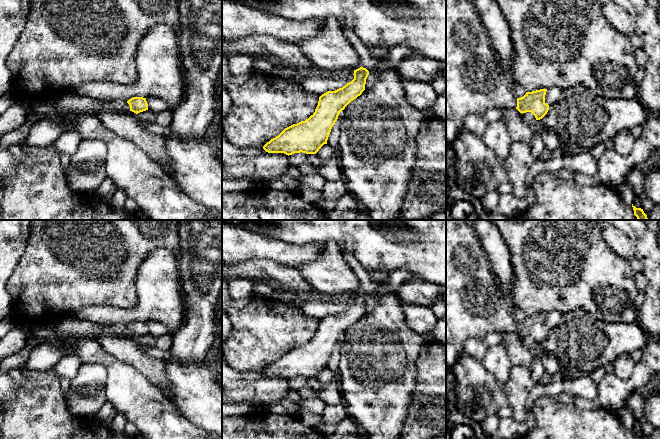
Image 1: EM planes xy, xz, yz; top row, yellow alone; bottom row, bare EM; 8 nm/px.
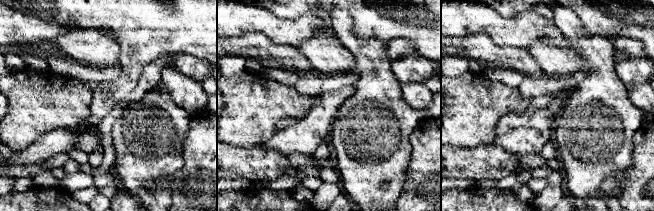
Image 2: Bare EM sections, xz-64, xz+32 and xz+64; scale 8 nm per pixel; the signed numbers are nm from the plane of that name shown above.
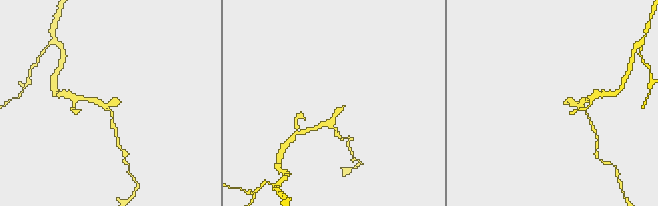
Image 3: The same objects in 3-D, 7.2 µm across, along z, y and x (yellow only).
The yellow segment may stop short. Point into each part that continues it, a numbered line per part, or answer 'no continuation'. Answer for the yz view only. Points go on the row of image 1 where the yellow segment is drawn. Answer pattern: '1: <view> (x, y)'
1: yz (477, 80)

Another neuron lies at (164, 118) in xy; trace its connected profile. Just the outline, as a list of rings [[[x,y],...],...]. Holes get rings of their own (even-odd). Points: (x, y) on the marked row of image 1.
[[[146,110],[137,114],[142,121],[155,123],[161,126],[169,126],[172,122],[172,110],[166,110],[160,113],[155,113],[151,110]]]

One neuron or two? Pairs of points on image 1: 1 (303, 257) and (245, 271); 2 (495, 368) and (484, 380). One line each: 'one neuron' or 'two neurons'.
1: two neurons
2: two neurons

